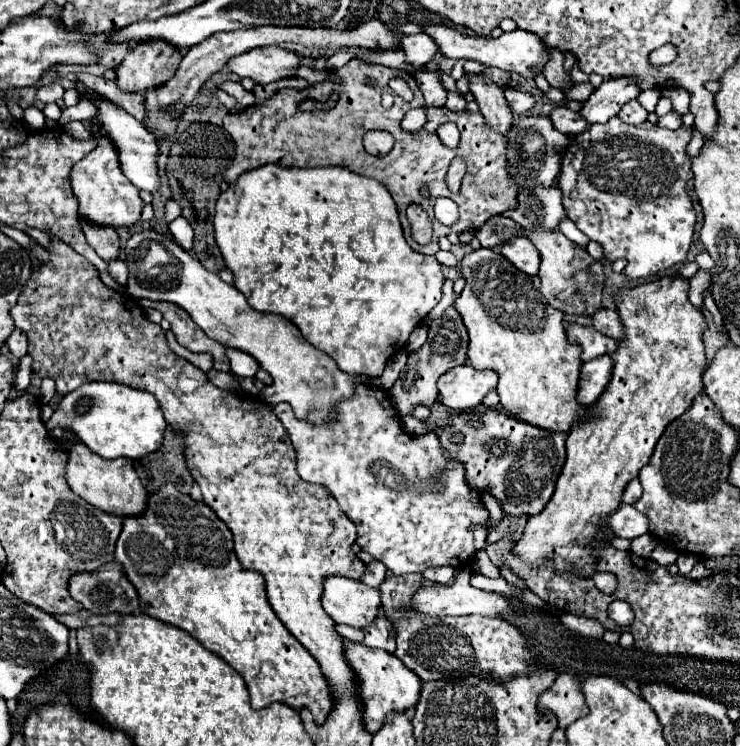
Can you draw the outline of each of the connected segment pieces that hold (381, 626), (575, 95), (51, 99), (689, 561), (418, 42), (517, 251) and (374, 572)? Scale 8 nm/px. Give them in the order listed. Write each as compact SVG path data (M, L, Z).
M381 609L381 617L377 617L377 623L373 623L373 627L365 629L363 645L383 649L389 653L395 651L395 631L393 631L393 625L389 623L389 619L385 617L383 609Z
M577 83L569 91L565 91L567 99L577 99L577 101L585 101L589 93L593 93L593 85L591 83Z
M59 83L45 85L45 87L37 89L37 101L41 101L41 103L57 103L59 107L65 107L63 93L65 93L65 89Z
M682 552L680 553L678 559L676 560L676 563L678 565L679 573L686 575L688 574L695 564L698 562L699 557L691 555L690 553Z
M427 33L401 35L399 47L405 51L407 63L415 68L427 65L437 55L437 43Z
M517 237L505 245L501 245L501 253L523 273L527 275L537 275L541 255L533 247L533 243L527 237Z
M373 561L367 565L367 571L363 575L363 583L365 585L381 585L385 581L385 575L387 575L387 567L379 561Z

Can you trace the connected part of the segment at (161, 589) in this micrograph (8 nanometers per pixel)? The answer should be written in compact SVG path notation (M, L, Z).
M173 483L161 485L161 489L149 495L147 507L141 515L123 519L115 561L121 563L127 579L137 587L141 611L149 617L193 633L207 649L215 651L223 661L227 661L245 679L253 707L267 707L273 701L283 701L293 709L307 707L313 713L315 723L325 721L333 701L319 663L301 643L297 643L297 639L271 609L263 577L249 569L243 571L243 565L233 549L233 535L229 527L207 503L191 499Z

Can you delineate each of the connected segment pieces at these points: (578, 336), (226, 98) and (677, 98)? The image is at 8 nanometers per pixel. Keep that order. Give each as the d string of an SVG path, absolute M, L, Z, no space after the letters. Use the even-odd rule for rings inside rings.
M571 325L567 329L567 335L569 335L569 341L579 343L583 347L583 355L581 355L583 361L591 361L593 357L599 357L605 353L611 355L617 351L617 341L607 335L601 335L595 327Z
M219 88L214 91L214 95L220 99L221 104L223 104L229 112L239 112L244 109L233 97Z
M671 87L671 89L661 90L661 97L671 99L673 108L680 115L685 115L689 112L690 94L679 87Z

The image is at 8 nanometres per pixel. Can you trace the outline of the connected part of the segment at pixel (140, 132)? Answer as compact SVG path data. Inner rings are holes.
M95 93L95 97L97 97L99 115L91 119L91 125L99 125L99 131L103 135L109 135L113 139L113 143L117 143L117 149L121 151L121 169L123 169L125 177L139 189L159 191L161 189L161 177L159 177L159 165L157 165L159 143L157 143L155 135L151 135L151 131L143 123L139 123L135 117L131 117L121 107L113 105L107 99L99 99L99 93Z

